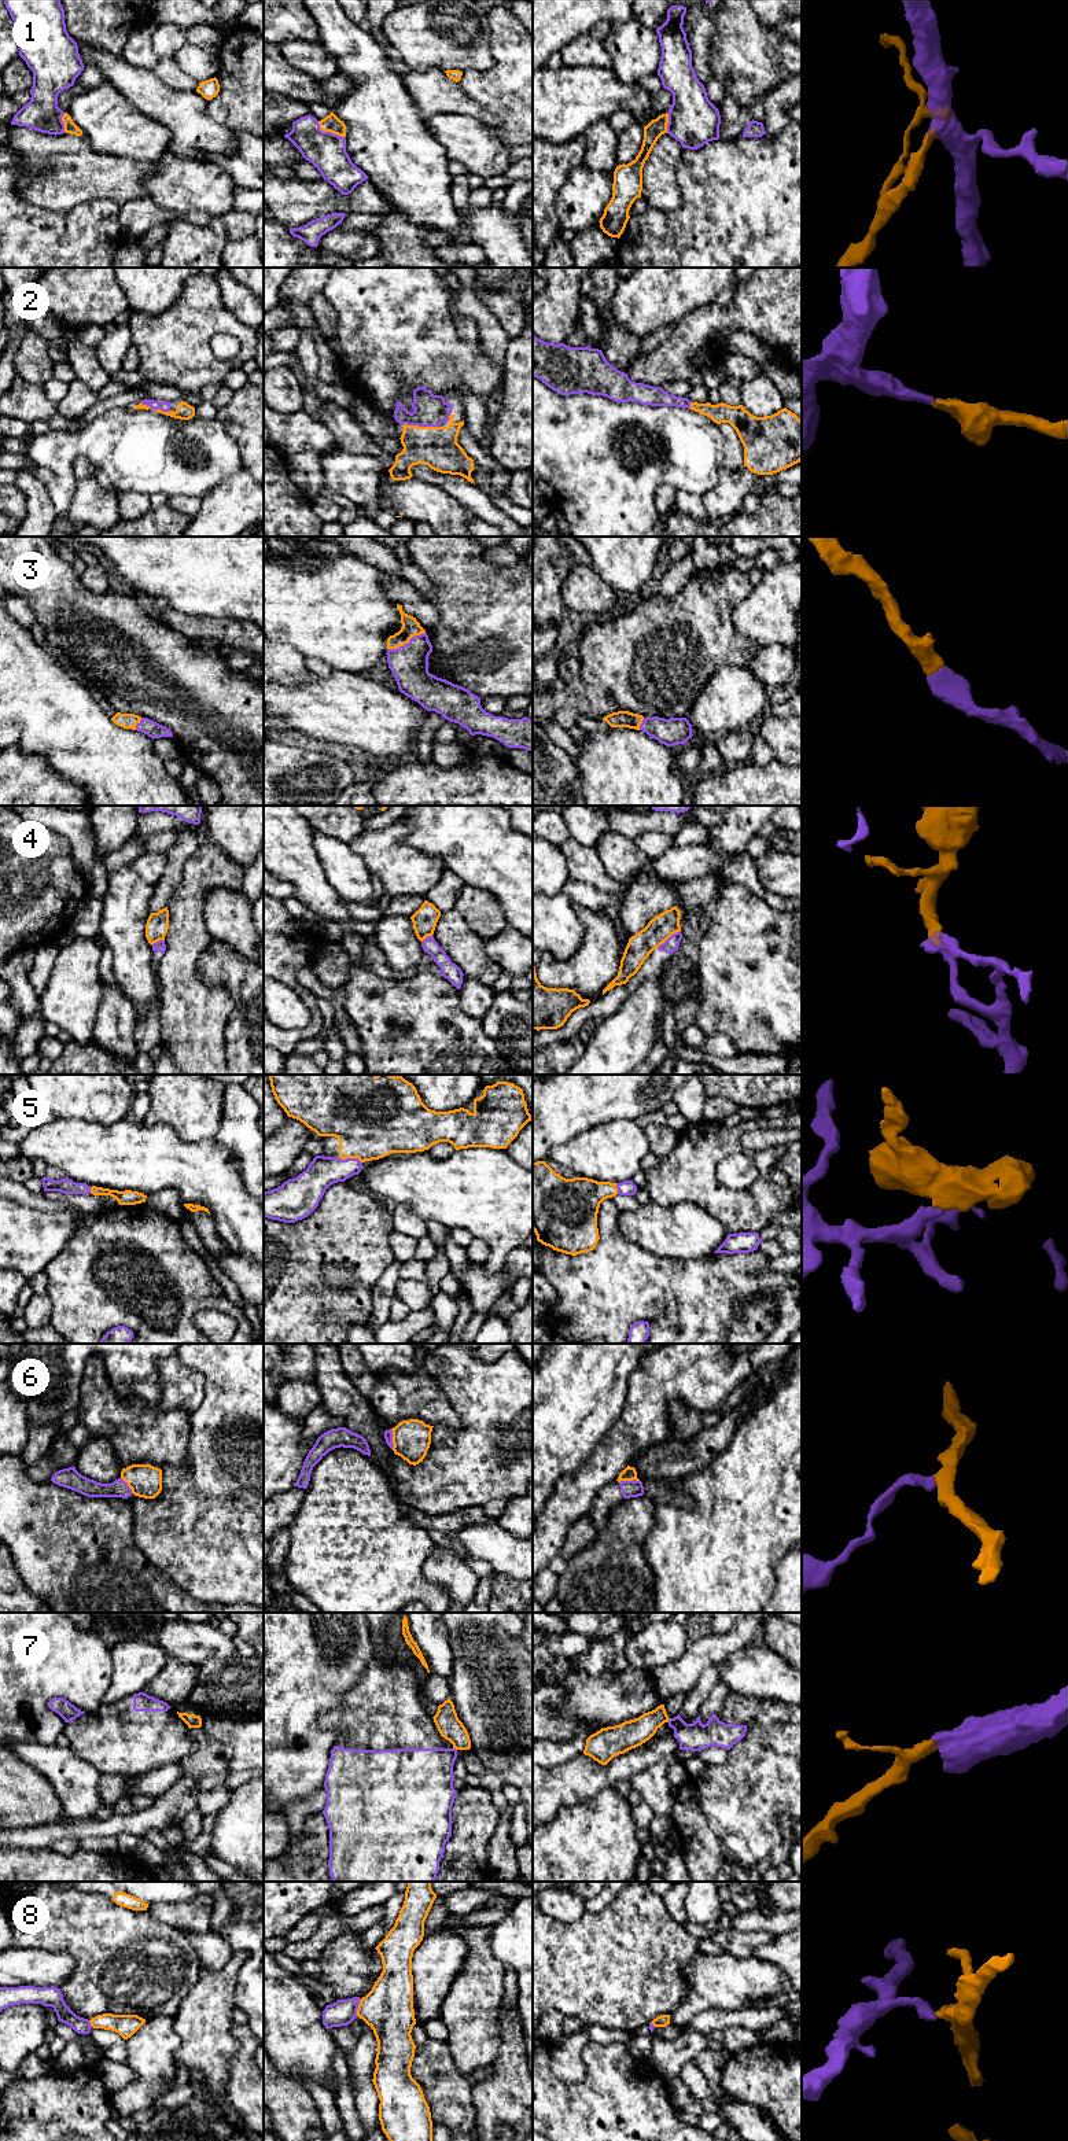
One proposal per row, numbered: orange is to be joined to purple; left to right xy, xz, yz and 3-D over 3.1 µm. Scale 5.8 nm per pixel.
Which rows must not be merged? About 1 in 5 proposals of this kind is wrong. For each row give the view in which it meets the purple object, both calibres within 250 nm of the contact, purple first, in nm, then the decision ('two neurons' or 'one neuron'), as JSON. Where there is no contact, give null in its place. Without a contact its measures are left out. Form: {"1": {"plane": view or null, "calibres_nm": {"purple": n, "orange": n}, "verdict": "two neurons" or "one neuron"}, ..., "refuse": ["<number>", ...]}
{"1": {"plane": "xz", "calibres_nm": {"purple": 220, "orange": 100}, "verdict": "one neuron"}, "2": {"plane": "xz", "calibres_nm": {"purple": 190, "orange": 240}, "verdict": "one neuron"}, "3": {"plane": "xz", "calibres_nm": {"purple": 220, "orange": 110}, "verdict": "one neuron"}, "4": {"plane": "yz", "calibres_nm": {"purple": 80, "orange": 150}, "verdict": "two neurons"}, "5": {"plane": "xz", "calibres_nm": {"purple": 180, "orange": 440}, "verdict": "one neuron"}, "6": {"plane": "xz", "calibres_nm": {"purple": 50, "orange": 220}, "verdict": "two neurons"}, "7": {"plane": "xz", "calibres_nm": {"purple": 360, "orange": 140}, "verdict": "two neurons"}, "8": {"plane": "xz", "calibres_nm": {"purple": 150, "orange": 300}, "verdict": "two neurons"}, "refuse": ["4", "6", "7", "8"]}

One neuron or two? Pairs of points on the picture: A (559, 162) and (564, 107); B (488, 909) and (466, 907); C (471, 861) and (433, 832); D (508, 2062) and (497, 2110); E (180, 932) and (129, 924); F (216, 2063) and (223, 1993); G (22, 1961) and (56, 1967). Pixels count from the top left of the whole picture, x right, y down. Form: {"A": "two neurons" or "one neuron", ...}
{"A": "two neurons", "B": "one neuron", "C": "one neuron", "D": "one neuron", "E": "two neurons", "F": "one neuron", "G": "one neuron"}

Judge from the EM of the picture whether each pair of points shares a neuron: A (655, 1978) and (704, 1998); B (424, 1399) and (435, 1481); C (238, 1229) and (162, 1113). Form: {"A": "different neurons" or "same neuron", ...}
{"A": "different neurons", "B": "different neurons", "C": "different neurons"}

